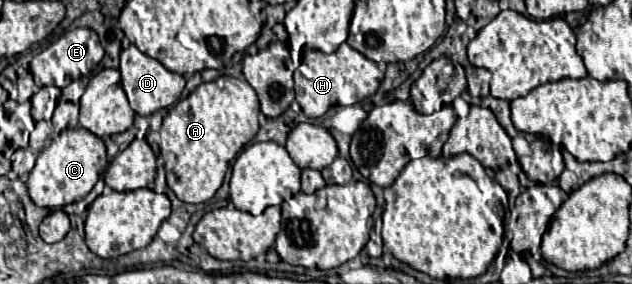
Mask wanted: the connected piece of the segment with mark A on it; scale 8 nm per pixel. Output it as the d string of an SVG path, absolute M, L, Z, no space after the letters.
M219 76L213 82L199 84L187 98L179 100L169 114L163 120L163 126L159 130L161 140L161 156L165 158L165 170L167 170L167 184L175 192L175 196L183 202L205 202L213 198L213 194L219 190L225 172L229 168L229 162L239 154L243 146L247 146L253 136L259 130L259 100L255 90L247 80L231 78L231 76Z

